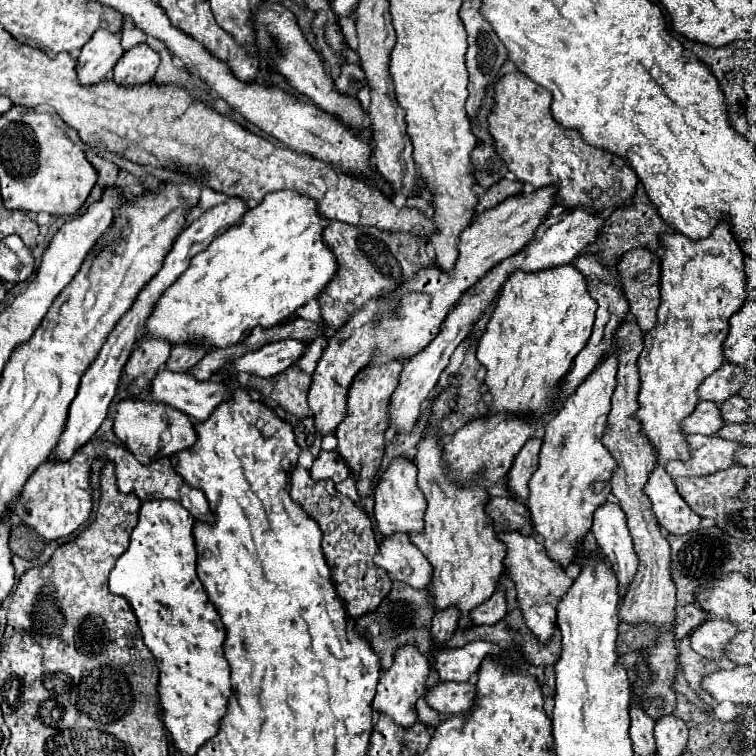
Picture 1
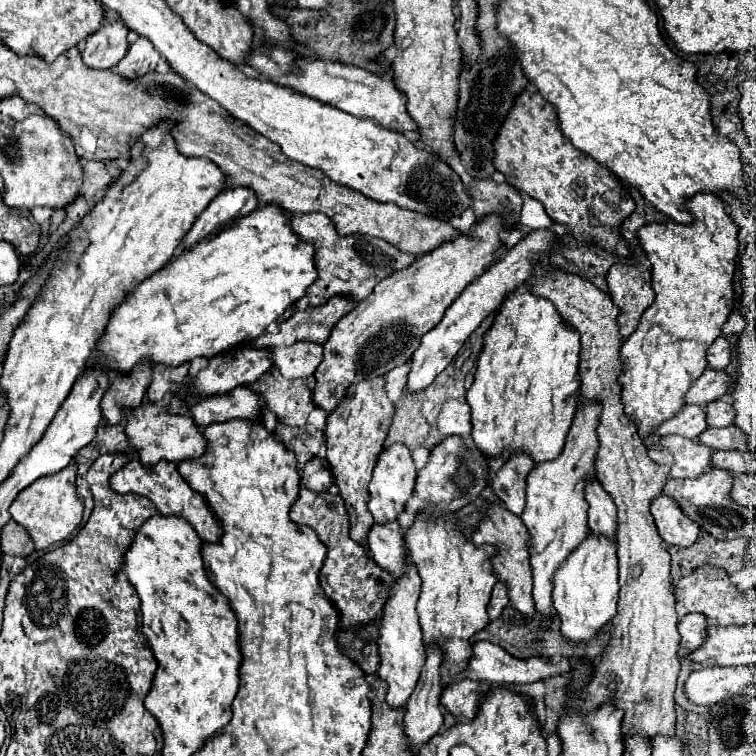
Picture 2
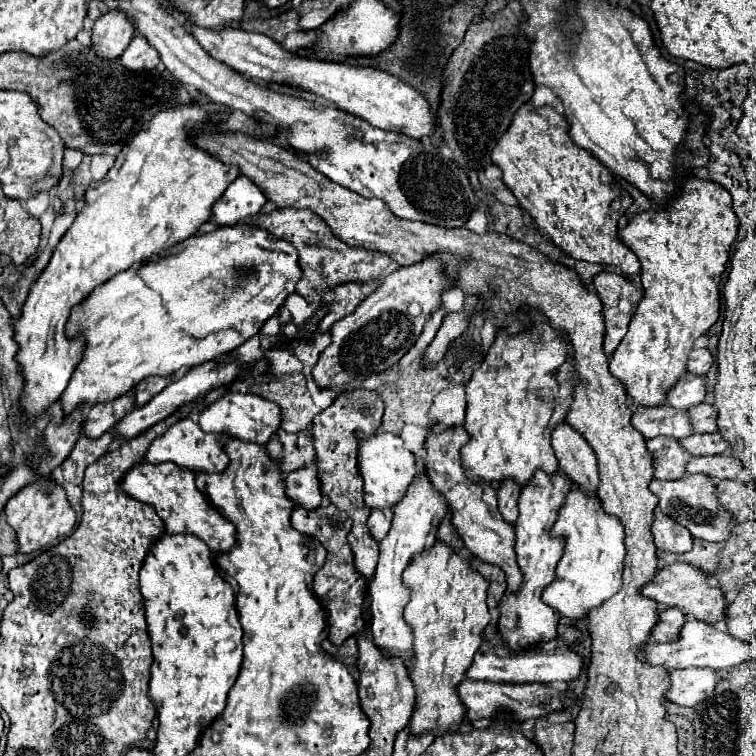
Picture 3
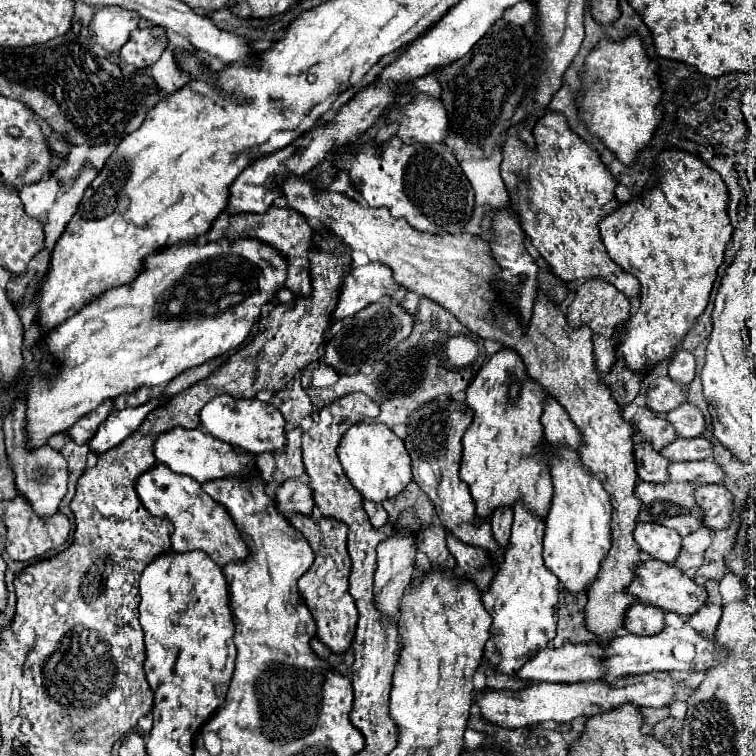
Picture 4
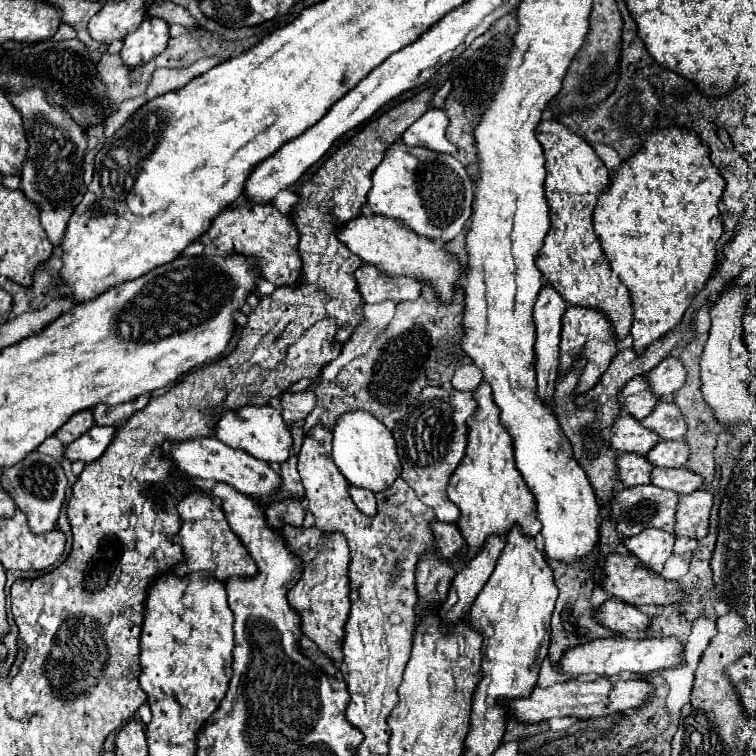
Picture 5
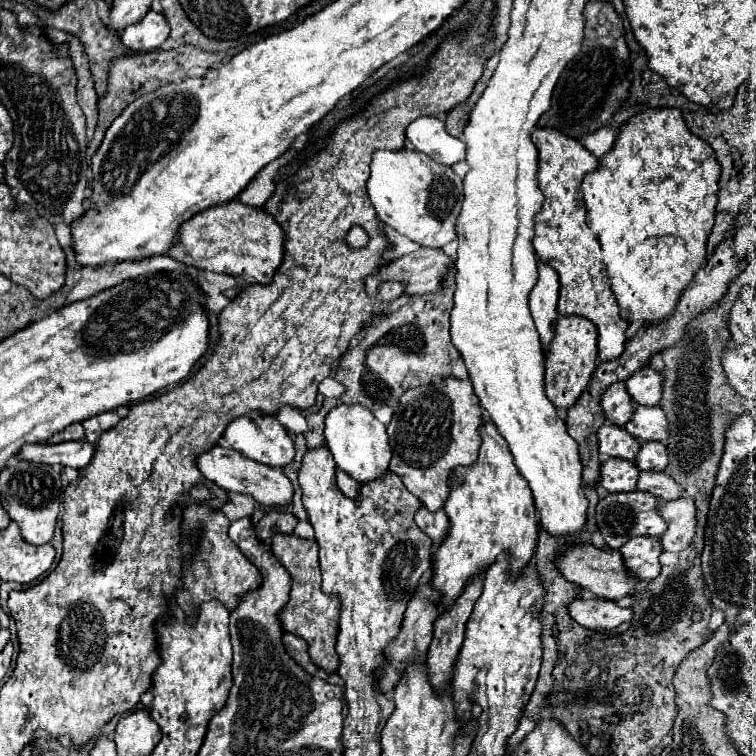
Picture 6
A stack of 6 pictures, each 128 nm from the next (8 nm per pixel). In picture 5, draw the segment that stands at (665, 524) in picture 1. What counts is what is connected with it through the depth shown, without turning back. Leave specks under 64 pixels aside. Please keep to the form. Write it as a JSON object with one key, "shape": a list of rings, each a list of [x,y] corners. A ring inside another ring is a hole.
{"shape":[[[646,528],[640,534],[628,538],[624,544],[654,572],[662,572],[666,560],[672,556],[674,542],[676,542],[674,534],[662,532],[658,528]]]}

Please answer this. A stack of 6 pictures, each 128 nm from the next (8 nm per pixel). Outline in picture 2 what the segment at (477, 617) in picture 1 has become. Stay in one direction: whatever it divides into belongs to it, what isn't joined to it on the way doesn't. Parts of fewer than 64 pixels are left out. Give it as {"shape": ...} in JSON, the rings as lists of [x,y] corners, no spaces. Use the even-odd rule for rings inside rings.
{"shape":[[[496,498],[496,504],[500,504],[500,508],[492,508],[492,512],[488,512],[488,516],[482,520],[480,528],[472,536],[472,542],[476,546],[494,544],[500,550],[498,556],[494,556],[494,572],[496,572],[498,580],[502,580],[502,582],[498,582],[492,590],[492,600],[488,604],[488,616],[490,616],[490,620],[496,620],[502,614],[502,610],[506,608],[508,596],[510,596],[512,606],[520,614],[536,616],[538,610],[536,610],[534,598],[532,598],[532,566],[530,566],[530,546],[528,546],[530,534],[528,534],[528,528],[524,526],[524,522],[516,514],[508,512],[498,498]]]}

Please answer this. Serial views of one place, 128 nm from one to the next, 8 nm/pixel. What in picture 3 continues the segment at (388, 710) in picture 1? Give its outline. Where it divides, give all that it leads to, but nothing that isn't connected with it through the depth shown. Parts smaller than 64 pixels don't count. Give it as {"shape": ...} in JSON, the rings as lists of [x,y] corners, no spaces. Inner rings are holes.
{"shape":[[[420,470],[420,478],[412,482],[412,486],[406,490],[406,496],[394,508],[392,528],[380,544],[380,560],[374,578],[368,586],[370,614],[372,614],[372,622],[370,622],[372,640],[386,658],[400,658],[406,668],[410,668],[414,660],[414,644],[412,644],[414,632],[412,626],[404,620],[404,606],[408,604],[412,590],[402,582],[402,572],[406,570],[408,560],[416,556],[416,552],[422,552],[424,548],[436,542],[436,532],[446,512],[448,512],[446,498],[434,488],[428,474]]]}

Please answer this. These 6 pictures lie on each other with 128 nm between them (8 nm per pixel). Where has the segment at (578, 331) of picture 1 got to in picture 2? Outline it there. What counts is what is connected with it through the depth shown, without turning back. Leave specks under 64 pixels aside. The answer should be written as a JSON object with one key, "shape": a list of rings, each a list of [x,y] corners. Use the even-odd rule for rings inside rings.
{"shape":[[[528,286],[516,288],[502,302],[492,326],[484,334],[484,346],[478,356],[474,384],[466,394],[472,408],[472,440],[486,458],[500,458],[512,452],[528,452],[534,462],[554,460],[564,444],[574,418],[574,396],[580,388],[576,382],[580,362],[580,334],[568,330],[570,324],[556,312],[556,306],[542,296],[534,296]]]}

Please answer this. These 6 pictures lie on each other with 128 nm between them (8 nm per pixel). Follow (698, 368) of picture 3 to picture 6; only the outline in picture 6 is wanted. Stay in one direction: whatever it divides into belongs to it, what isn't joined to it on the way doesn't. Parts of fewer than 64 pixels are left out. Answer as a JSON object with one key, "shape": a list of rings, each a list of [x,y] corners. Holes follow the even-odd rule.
{"shape":[[[642,368],[636,372],[636,376],[630,376],[626,380],[626,388],[636,404],[644,406],[656,406],[662,398],[662,384],[664,384],[664,372],[656,368]]]}

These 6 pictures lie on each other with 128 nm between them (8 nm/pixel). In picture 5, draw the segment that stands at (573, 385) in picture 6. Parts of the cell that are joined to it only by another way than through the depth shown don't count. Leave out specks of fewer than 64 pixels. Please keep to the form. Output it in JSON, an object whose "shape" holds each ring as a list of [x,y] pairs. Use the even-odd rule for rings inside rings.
{"shape":[[[570,306],[566,310],[566,314],[562,316],[562,342],[560,342],[560,366],[558,366],[558,370],[566,372],[572,366],[572,362],[576,360],[576,356],[582,354],[582,352],[588,360],[576,392],[586,392],[588,388],[592,388],[596,384],[596,380],[600,380],[600,376],[608,370],[612,358],[618,352],[618,348],[616,348],[618,340],[616,338],[618,336],[614,334],[612,324],[610,324],[608,316],[604,316],[602,310],[584,308],[584,306]]]}

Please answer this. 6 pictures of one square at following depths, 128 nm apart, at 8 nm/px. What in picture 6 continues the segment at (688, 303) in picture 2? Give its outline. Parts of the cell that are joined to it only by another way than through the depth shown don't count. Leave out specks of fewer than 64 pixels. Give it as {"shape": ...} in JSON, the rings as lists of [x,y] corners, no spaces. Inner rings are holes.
{"shape":[[[662,108],[656,112],[640,112],[636,114],[618,134],[614,148],[600,160],[600,166],[596,172],[588,174],[582,182],[582,196],[586,202],[586,222],[590,226],[590,230],[596,234],[600,246],[602,246],[602,260],[606,264],[608,276],[610,276],[610,284],[612,290],[616,294],[618,306],[620,306],[620,316],[626,322],[644,322],[644,324],[658,324],[668,320],[680,300],[680,294],[688,288],[688,284],[692,282],[694,274],[700,270],[700,266],[706,262],[706,244],[708,244],[708,236],[712,234],[714,228],[714,214],[716,214],[716,202],[718,202],[718,188],[720,188],[720,164],[716,162],[714,150],[708,142],[700,140],[698,136],[694,136],[684,118],[680,116],[680,112],[676,112],[676,108]]]}

